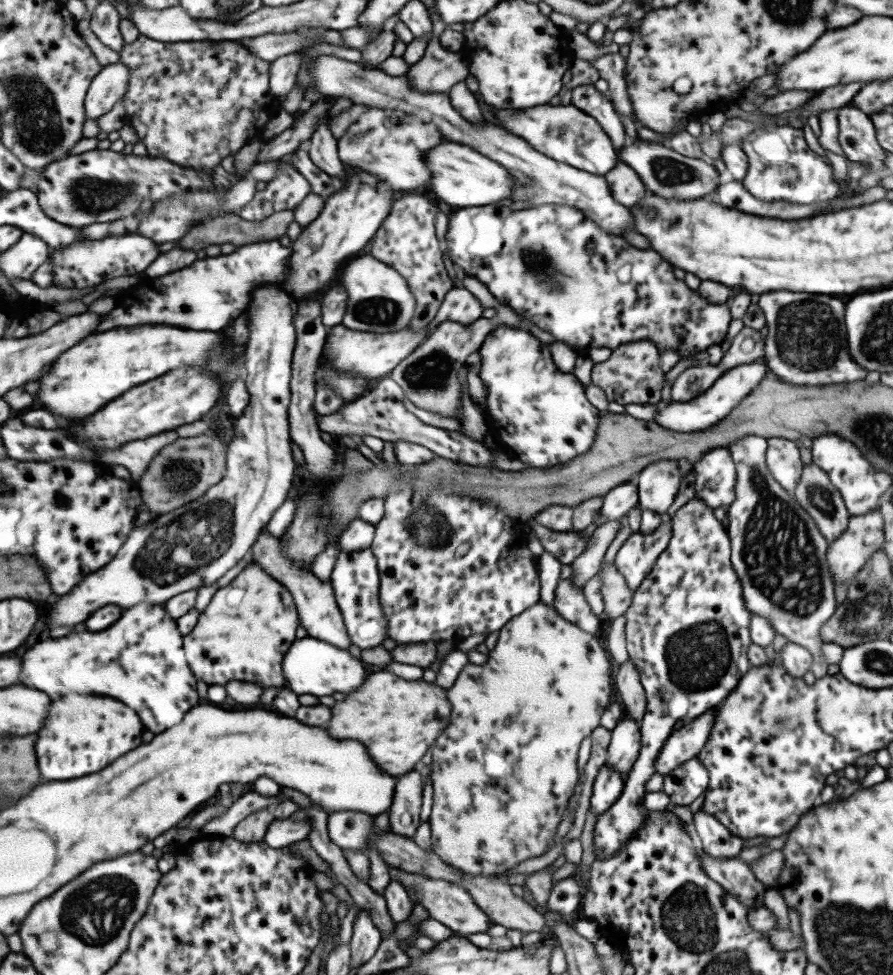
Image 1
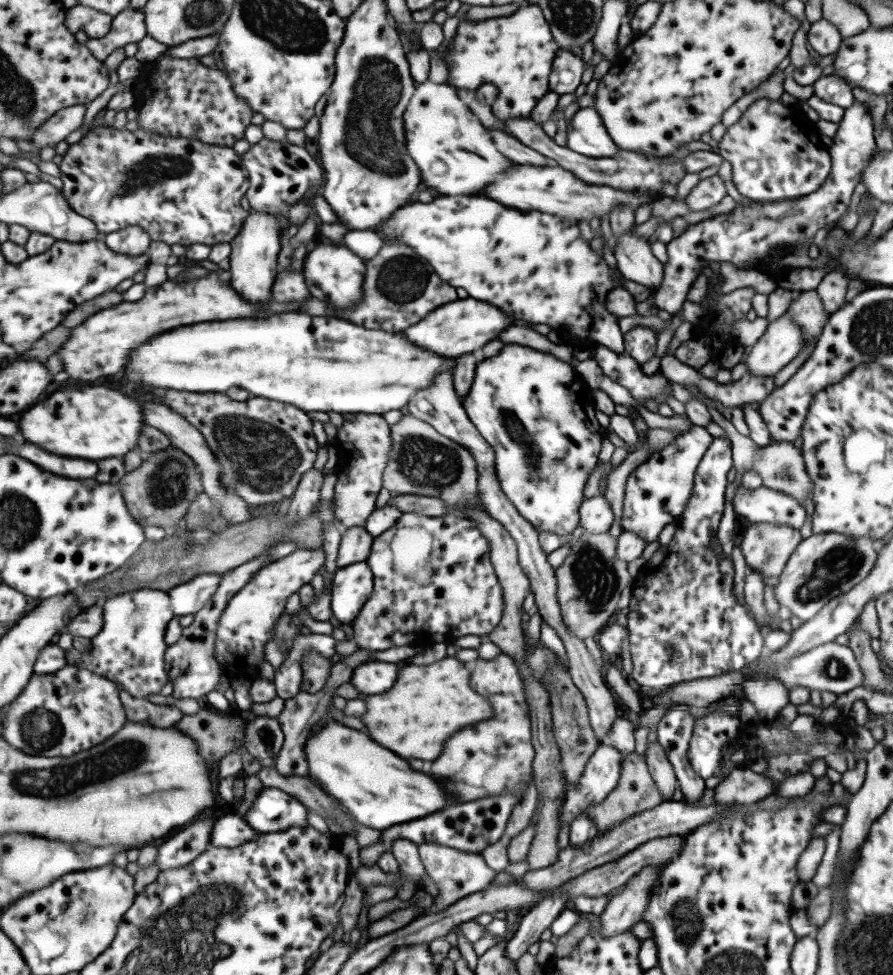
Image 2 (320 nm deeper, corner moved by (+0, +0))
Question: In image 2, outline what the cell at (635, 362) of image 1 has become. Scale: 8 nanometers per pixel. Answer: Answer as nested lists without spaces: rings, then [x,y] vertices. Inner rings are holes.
[[[636,325],[622,335],[624,353],[639,366],[655,355],[657,336],[651,329]]]

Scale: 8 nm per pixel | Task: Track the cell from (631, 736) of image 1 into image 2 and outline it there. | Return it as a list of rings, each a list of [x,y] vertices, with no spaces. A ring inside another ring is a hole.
[[[599,744],[587,760],[581,775],[576,780],[577,783],[572,785],[565,782],[564,797],[562,798],[564,801],[558,816],[559,823],[561,825],[569,825],[576,816],[586,814],[585,806],[587,804],[595,804],[610,797],[611,793],[615,791],[617,784],[619,784],[620,772],[625,763],[626,757],[621,755],[615,748]]]

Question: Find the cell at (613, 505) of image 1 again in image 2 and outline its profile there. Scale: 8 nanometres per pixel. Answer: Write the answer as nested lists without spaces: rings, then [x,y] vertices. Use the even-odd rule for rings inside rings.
[[[601,495],[584,498],[578,506],[578,525],[583,531],[591,534],[607,532],[612,520],[611,507]]]

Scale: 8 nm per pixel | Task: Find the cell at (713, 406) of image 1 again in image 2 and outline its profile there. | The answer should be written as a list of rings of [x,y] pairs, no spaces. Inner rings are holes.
[[[782,313],[768,322],[764,333],[753,346],[747,348],[741,360],[747,365],[745,373],[773,376],[799,354],[801,345],[803,345],[801,329],[794,323],[789,313]]]

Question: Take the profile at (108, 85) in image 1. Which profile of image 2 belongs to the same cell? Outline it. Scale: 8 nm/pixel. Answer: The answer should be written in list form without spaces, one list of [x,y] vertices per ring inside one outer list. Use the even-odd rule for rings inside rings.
[[[87,104],[64,108],[57,115],[47,119],[38,128],[38,131],[35,131],[32,136],[32,143],[41,149],[54,146],[57,142],[63,142],[64,138],[67,138],[73,130],[77,130],[83,124],[85,112],[87,112]]]

